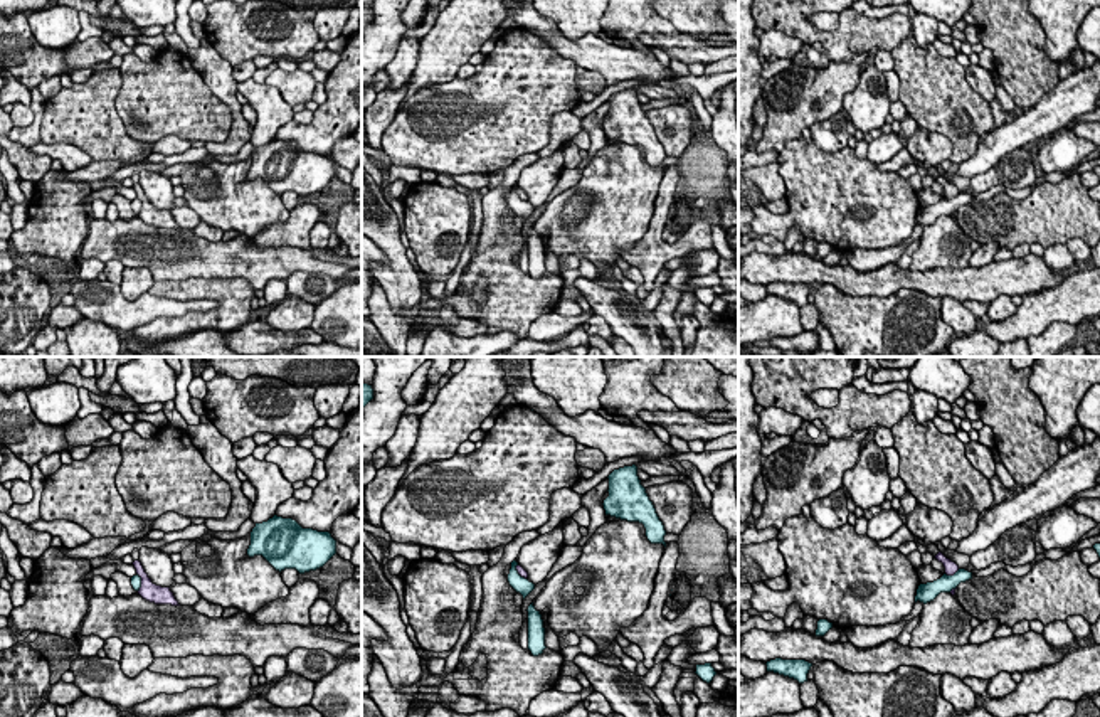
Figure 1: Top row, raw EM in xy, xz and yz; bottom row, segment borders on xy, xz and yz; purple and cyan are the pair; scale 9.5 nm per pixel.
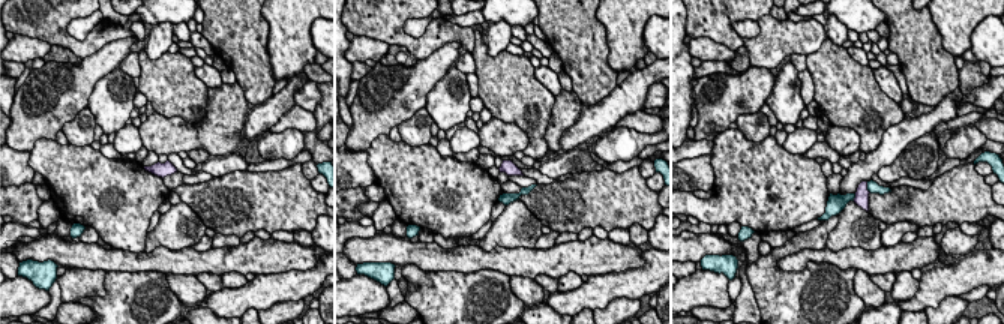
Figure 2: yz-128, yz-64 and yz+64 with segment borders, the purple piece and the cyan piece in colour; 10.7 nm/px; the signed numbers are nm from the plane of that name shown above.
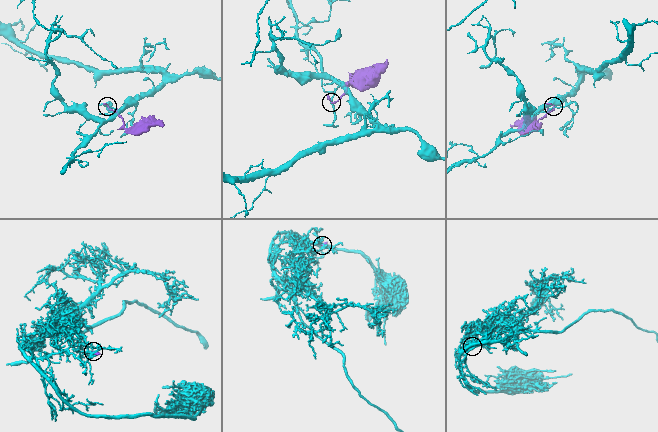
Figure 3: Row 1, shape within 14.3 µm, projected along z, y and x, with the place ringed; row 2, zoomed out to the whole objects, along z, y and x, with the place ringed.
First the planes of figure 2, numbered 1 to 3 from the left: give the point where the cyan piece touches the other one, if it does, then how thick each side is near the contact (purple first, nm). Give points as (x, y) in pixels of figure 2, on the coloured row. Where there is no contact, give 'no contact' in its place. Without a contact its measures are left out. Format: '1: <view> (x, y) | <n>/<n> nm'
1: no contact
2: no contact
3: yz+64 (866, 188) | 160/130 nm

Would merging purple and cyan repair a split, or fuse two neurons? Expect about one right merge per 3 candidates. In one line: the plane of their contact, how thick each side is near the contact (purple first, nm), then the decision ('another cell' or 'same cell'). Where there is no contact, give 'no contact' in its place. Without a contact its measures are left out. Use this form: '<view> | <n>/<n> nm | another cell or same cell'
yz | 130/160 nm | another cell

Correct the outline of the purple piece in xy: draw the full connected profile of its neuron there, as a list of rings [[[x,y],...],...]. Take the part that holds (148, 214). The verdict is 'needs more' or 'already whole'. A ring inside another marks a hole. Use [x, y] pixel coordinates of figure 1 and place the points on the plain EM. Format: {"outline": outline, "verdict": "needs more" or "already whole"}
{"outline": [[[140,183],[133,185],[136,197],[141,200],[141,210],[138,217],[155,227],[172,227],[172,229],[180,229],[178,224],[175,222],[173,215],[170,210],[161,210],[151,205],[148,197],[145,195],[143,189]]], "verdict": "already whole"}

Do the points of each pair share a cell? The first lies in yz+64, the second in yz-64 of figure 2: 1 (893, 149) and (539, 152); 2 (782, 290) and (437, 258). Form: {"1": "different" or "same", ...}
{"1": "different", "2": "different"}

